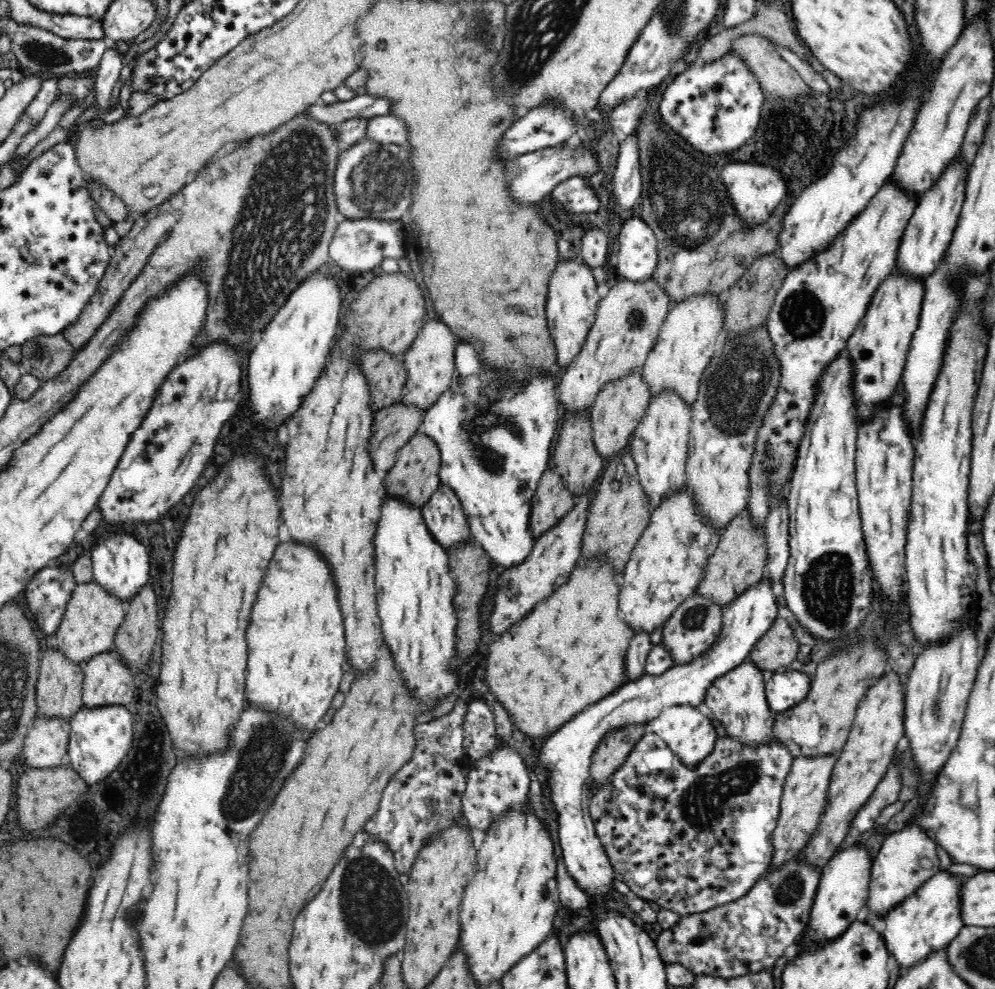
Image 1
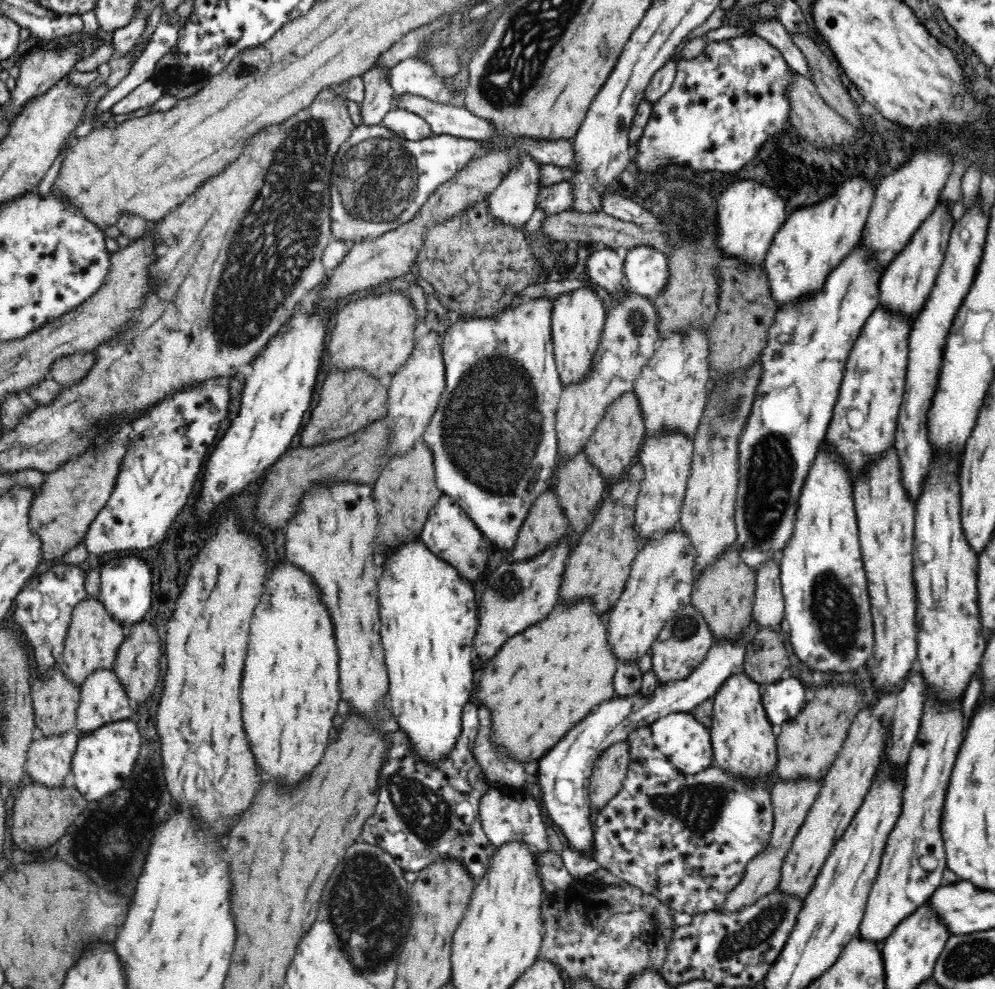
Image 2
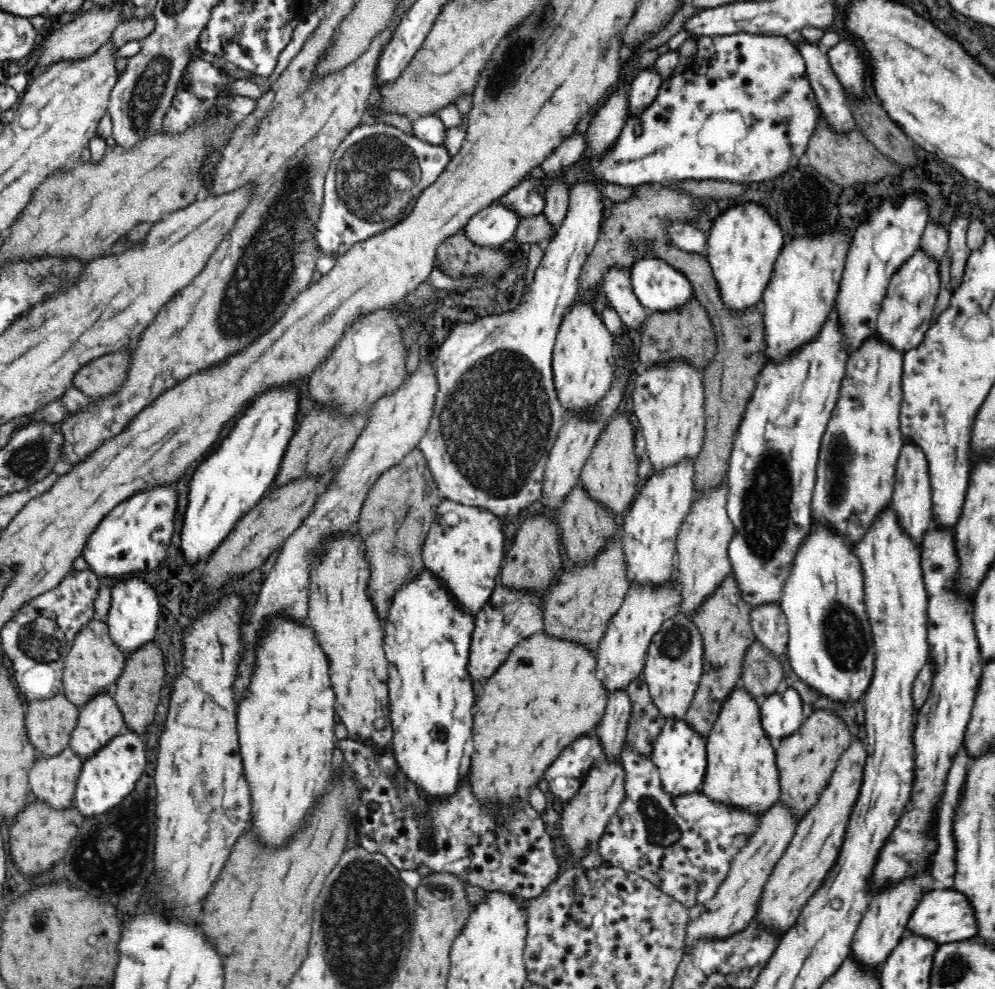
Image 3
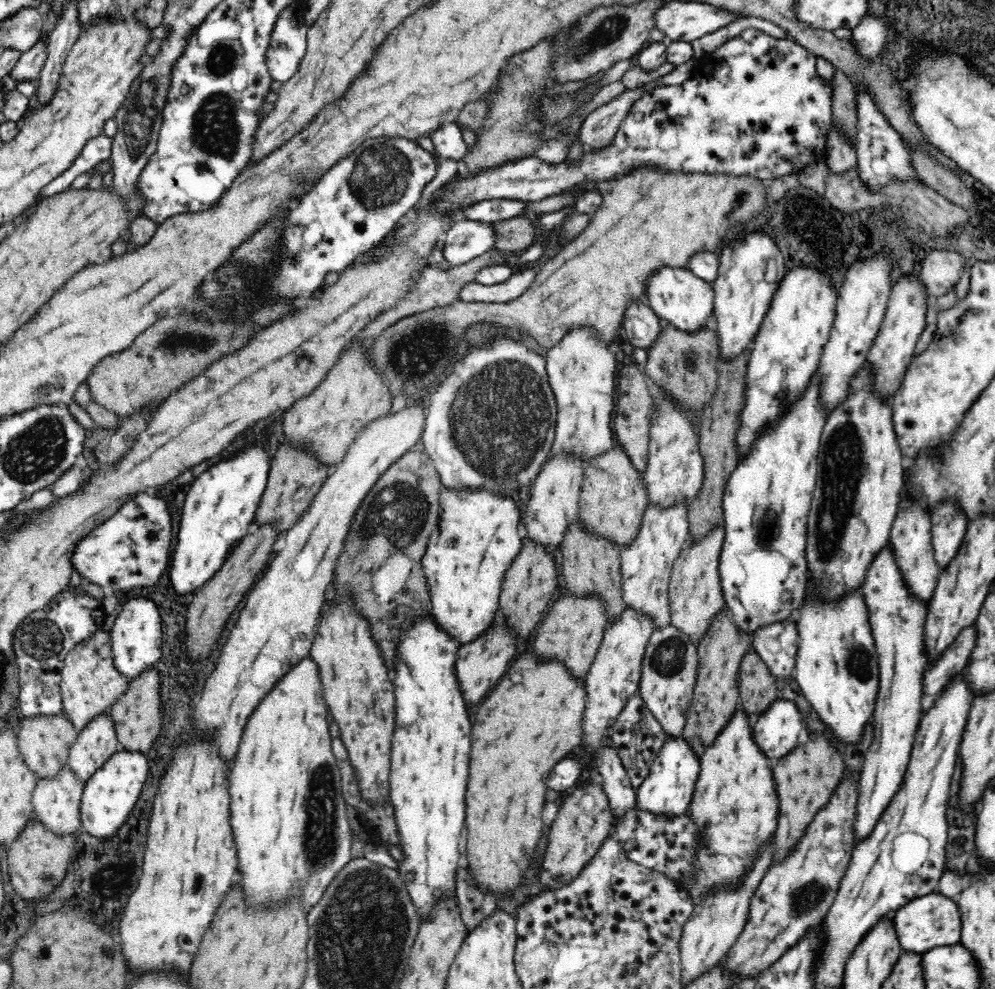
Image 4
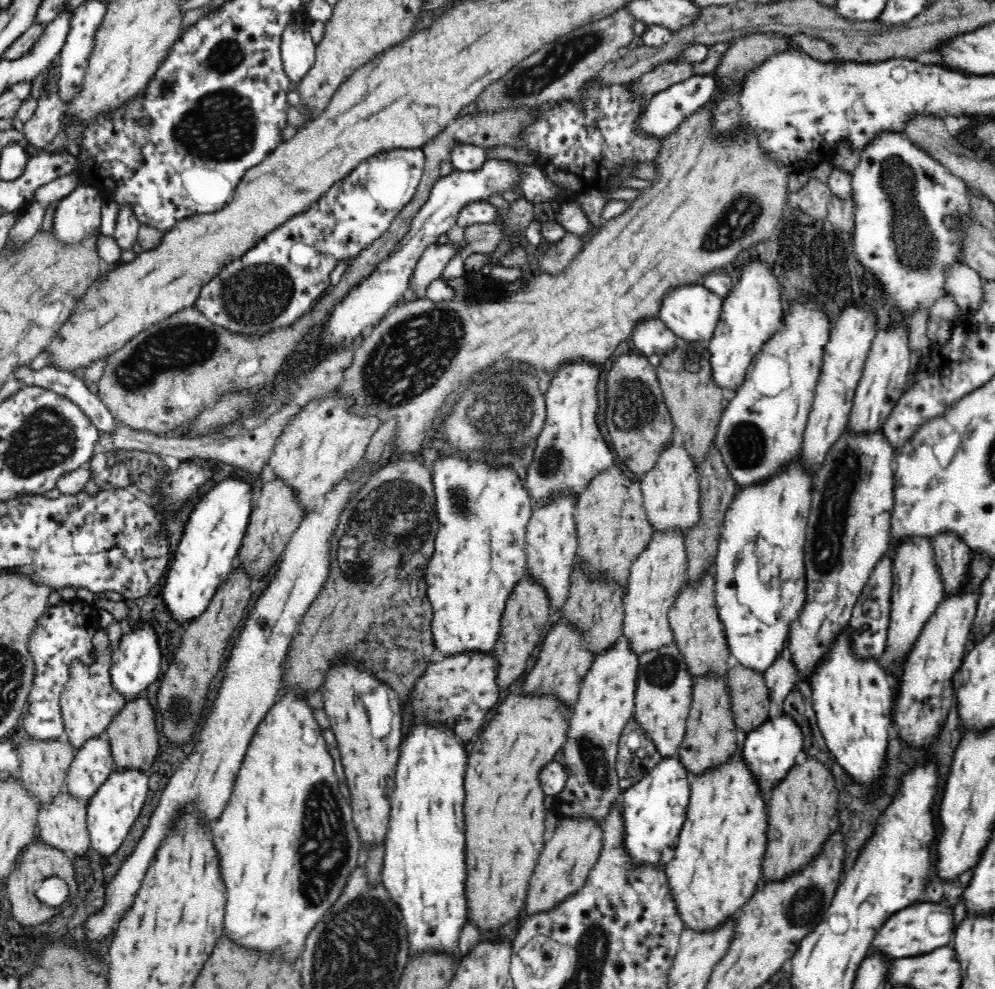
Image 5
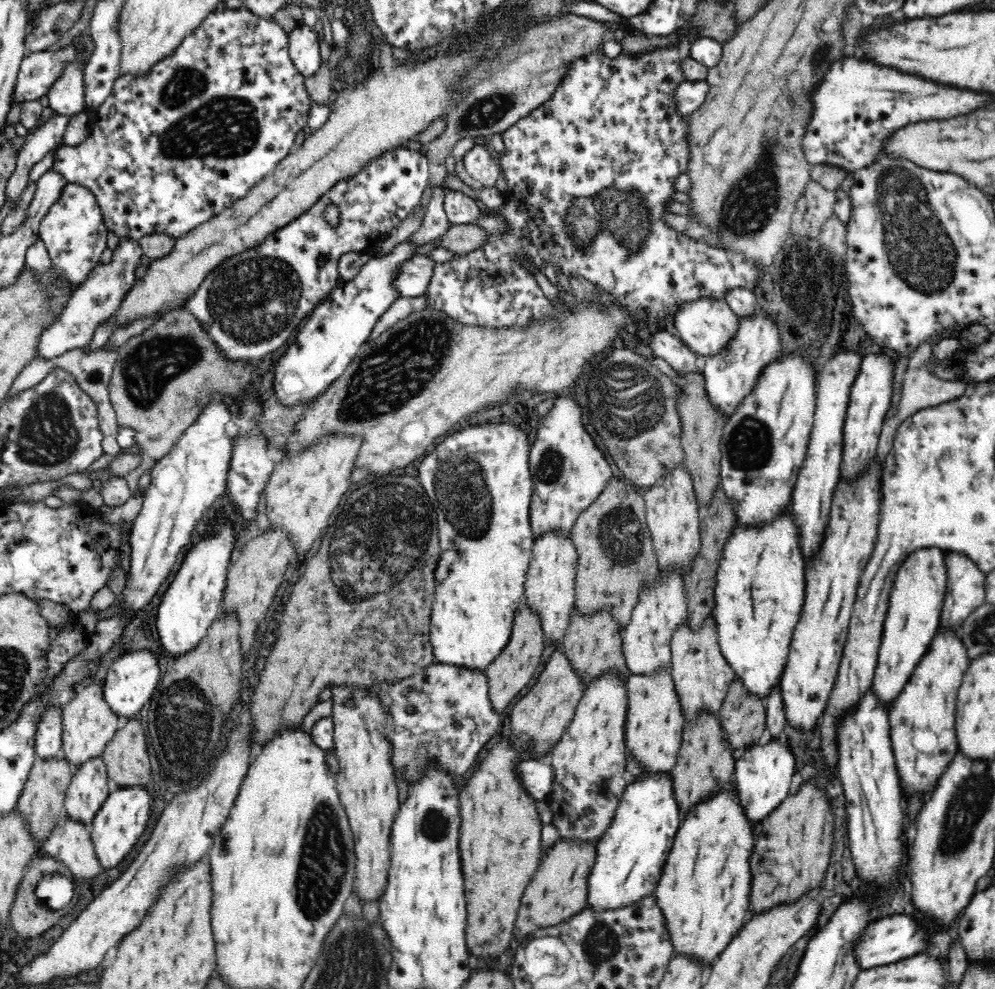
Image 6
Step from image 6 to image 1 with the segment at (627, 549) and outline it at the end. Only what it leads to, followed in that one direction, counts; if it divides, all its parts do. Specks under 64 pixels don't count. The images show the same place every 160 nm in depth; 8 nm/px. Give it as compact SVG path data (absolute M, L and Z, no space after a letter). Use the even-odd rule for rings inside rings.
M643 369L631 371L627 376L602 386L591 407L591 425L596 450L605 460L628 449L630 436L646 413L650 398L650 389L644 381Z

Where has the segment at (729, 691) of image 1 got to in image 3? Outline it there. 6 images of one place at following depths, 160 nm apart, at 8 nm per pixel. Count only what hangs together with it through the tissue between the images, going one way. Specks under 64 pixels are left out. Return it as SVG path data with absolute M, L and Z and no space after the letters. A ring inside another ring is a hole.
M741 683L730 690L712 730L705 737L707 742L707 769L701 788L712 800L724 804L742 806L752 814L764 814L781 796L779 770L776 762L775 743L769 738L762 726L760 700L750 694Z

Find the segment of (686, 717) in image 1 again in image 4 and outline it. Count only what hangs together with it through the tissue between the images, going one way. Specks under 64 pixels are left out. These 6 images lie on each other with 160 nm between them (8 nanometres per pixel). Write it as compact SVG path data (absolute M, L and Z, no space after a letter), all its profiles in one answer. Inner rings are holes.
M668 735L662 750L658 752L656 760L652 762L648 776L636 788L637 805L642 810L647 810L652 814L667 814L668 817L687 812L693 799L693 792L695 791L700 769L699 757L685 741L683 735Z

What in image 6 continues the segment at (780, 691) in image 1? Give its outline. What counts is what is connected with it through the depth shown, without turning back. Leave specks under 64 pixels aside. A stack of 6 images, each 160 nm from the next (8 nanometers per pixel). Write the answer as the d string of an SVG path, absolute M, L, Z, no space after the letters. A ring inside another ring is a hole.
M787 735L772 736L766 744L750 744L735 760L735 789L739 794L746 817L754 823L754 830L758 831L759 824L766 819L782 799L786 798L790 790L790 778L795 772L796 759Z

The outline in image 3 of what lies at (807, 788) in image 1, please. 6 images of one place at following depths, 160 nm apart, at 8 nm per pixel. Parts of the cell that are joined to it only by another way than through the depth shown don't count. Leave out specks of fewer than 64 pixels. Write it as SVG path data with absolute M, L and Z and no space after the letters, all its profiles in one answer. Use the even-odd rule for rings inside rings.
M781 797L762 816L760 830L754 834L750 844L734 858L728 878L722 882L722 886L718 888L714 898L706 901L703 905L688 909L685 946L692 946L702 936L704 938L708 938L708 936L710 938L712 936L728 938L730 934L744 930L746 925L754 920L766 882L770 878L773 868L788 849L796 834L798 822L802 818L795 813L795 810L791 810L788 805L784 804Z

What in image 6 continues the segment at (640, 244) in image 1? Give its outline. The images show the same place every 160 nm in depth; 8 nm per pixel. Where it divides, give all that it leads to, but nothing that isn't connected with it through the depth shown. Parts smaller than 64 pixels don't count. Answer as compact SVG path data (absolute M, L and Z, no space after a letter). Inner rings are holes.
M702 297L680 302L680 306L672 314L672 319L672 330L676 329L679 338L686 343L686 346L702 356L710 357L725 350L738 330L738 315L724 299Z

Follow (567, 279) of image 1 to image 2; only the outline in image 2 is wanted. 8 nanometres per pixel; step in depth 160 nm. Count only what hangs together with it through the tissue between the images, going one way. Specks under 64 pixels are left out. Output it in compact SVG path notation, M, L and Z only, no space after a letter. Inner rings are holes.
M584 284L552 298L550 333L552 333L557 372L563 385L578 383L590 372L605 316L604 304L590 284Z

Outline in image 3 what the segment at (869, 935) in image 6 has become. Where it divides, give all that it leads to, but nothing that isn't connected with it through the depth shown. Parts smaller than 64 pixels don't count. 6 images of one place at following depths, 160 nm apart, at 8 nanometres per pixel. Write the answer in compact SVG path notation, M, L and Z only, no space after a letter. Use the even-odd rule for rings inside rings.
M956 889L931 890L918 903L907 922L907 930L933 938L939 945L958 942L979 934L979 926L973 906L966 895Z

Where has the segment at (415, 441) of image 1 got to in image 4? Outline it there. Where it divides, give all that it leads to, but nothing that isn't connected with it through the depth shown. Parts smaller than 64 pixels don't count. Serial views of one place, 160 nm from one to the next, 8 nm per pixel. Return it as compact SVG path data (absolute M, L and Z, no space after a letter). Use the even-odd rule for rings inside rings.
M408 451L403 454L389 470L376 482L370 492L364 497L361 507L355 514L350 525L345 545L337 562L335 575L331 584L330 593L337 592L337 596L344 596L346 592L353 594L355 606L362 617L368 619L370 632L377 642L386 666L389 677L394 678L394 661L396 644L402 634L404 621L411 617L426 615L431 606L427 581L423 573L421 559L424 556L429 538L438 530L439 513L441 506L439 498L443 486L437 469L432 465L430 457L425 452Z

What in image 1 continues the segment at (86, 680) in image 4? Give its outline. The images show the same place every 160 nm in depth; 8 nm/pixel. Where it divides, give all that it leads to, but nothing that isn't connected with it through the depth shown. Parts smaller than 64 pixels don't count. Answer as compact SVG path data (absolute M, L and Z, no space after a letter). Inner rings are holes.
M95 580L77 583L70 594L61 622L55 630L53 642L66 655L66 658L82 664L94 654L100 654L114 647L116 630L124 618L124 606L120 598L110 594L109 590Z

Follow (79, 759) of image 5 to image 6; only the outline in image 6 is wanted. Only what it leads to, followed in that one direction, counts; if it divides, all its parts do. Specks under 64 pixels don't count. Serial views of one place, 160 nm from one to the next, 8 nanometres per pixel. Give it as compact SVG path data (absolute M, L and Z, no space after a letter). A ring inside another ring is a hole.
M101 756L82 762L74 769L66 790L64 806L67 814L82 822L90 831L94 814L98 812L111 789L107 768Z

